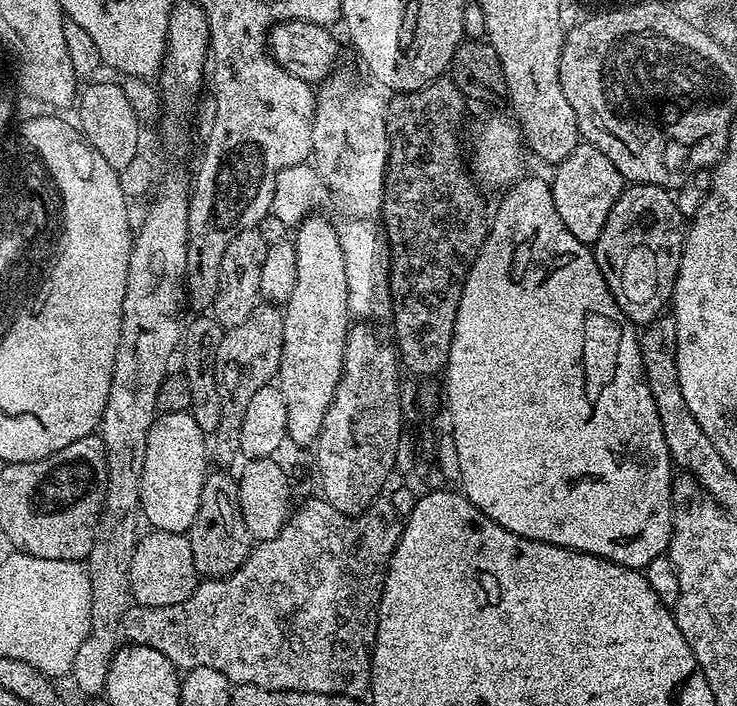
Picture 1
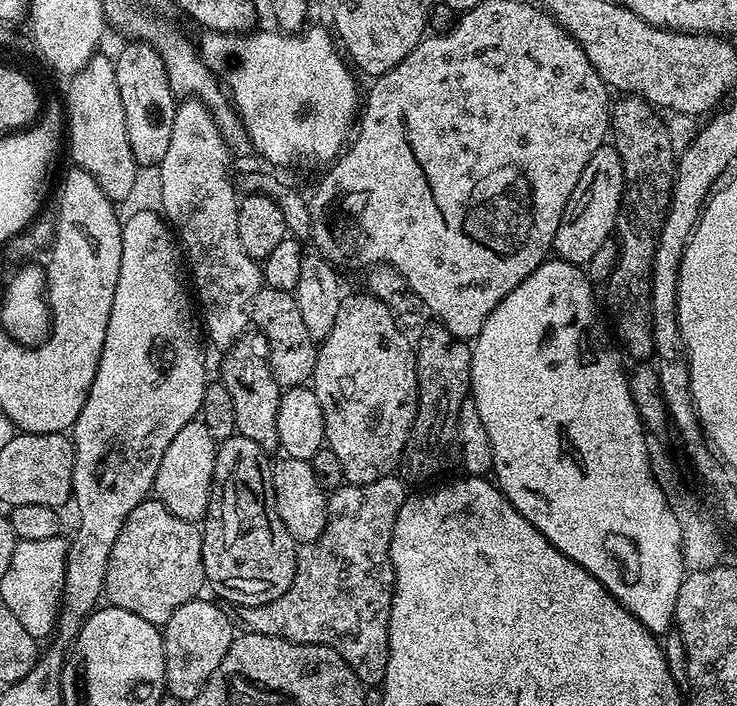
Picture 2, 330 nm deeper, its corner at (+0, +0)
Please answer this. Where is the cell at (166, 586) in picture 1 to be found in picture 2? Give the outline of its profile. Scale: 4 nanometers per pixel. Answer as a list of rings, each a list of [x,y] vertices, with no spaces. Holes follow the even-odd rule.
[[[155,498],[134,506],[130,518],[118,530],[118,538],[114,538],[114,550],[110,550],[104,579],[107,603],[163,626],[178,606],[197,599],[205,588],[201,529],[191,520],[170,514],[162,501]]]

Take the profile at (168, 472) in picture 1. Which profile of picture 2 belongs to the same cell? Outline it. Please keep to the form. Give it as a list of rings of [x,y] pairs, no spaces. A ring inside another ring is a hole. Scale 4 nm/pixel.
[[[197,418],[186,422],[178,435],[166,446],[166,454],[162,454],[162,462],[158,465],[158,474],[154,485],[155,499],[162,501],[170,514],[178,514],[178,518],[193,522],[203,521],[208,512],[208,504],[212,501],[212,479],[214,478],[214,462],[218,441],[206,430],[204,421]]]

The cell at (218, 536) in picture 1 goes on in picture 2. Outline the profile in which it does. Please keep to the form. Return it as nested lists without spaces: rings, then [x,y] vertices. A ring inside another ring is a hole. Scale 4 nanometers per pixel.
[[[239,434],[219,441],[212,479],[212,501],[202,521],[202,566],[207,587],[213,588],[221,596],[221,601],[229,600],[232,606],[241,608],[262,606],[266,602],[274,602],[274,598],[282,598],[282,594],[290,590],[296,573],[298,545],[290,530],[282,526],[282,518],[278,518],[272,464],[268,456],[269,453],[258,446],[258,442],[250,442],[250,438]]]

